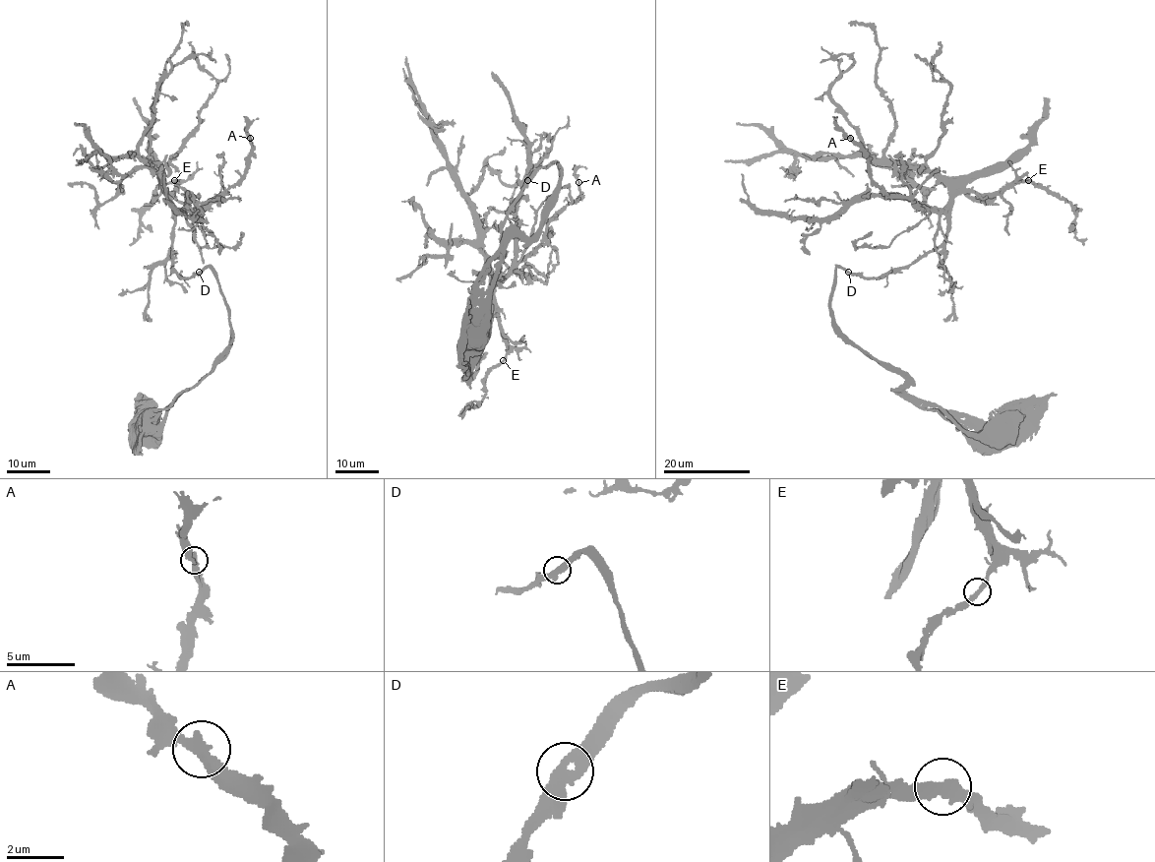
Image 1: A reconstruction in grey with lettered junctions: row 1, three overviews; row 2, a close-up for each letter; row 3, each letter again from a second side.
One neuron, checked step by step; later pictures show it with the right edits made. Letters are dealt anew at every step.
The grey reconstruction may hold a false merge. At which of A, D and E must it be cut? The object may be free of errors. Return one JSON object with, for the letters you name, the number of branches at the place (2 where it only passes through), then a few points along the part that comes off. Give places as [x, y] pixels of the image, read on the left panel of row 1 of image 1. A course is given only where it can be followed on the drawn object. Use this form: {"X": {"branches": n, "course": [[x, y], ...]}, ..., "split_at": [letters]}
{"split_at": []}

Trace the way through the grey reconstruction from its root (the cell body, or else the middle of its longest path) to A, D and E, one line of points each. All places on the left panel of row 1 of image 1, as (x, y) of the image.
A: (151, 432), (229, 344), (215, 272), (182, 277), (172, 240), (180, 212), (199, 211), (240, 178), (250, 138)
D: (151, 432), (154, 434), (174, 400), (212, 368), (230, 340), (229, 315), (217, 277), (209, 266), (199, 272)
E: (151, 432), (230, 340), (215, 272), (182, 277), (173, 269), (165, 192), (174, 180)

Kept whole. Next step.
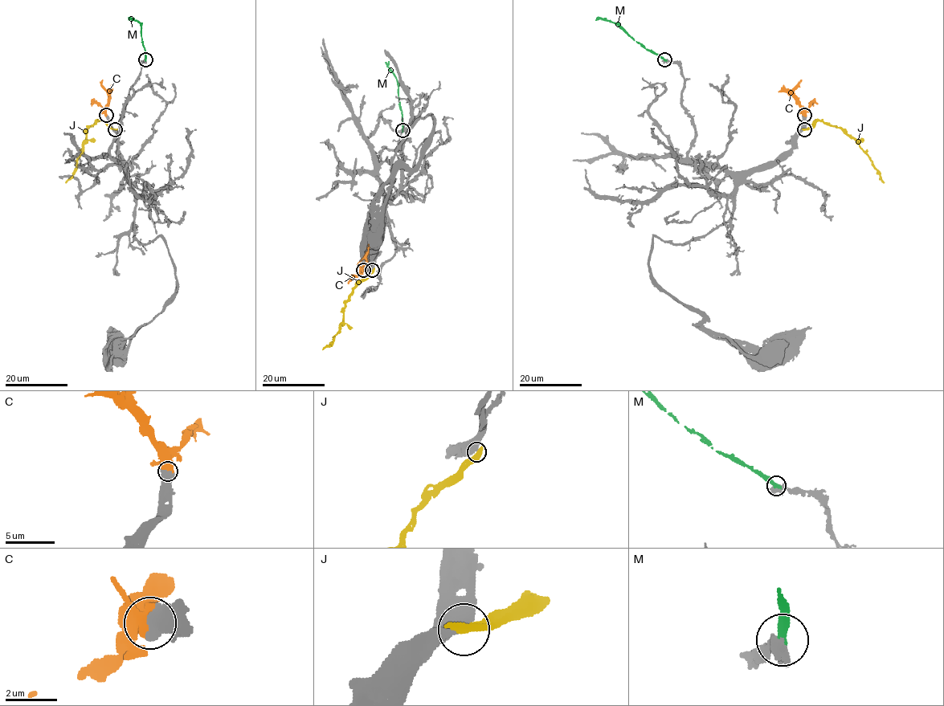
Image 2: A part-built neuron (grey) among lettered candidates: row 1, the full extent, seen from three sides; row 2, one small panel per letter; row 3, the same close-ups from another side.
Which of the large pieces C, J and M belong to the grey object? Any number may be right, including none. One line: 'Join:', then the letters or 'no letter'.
Join: C

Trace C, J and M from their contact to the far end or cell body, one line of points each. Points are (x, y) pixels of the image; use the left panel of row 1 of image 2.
C: (106, 115), (108, 95), (102, 86), (103, 79)
J: (115, 129), (102, 120), (87, 128), (83, 153), (78, 159), (73, 175), (65, 182)
M: (145, 59), (140, 24), (132, 20)

